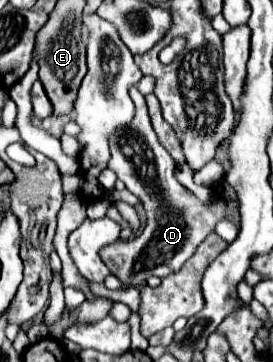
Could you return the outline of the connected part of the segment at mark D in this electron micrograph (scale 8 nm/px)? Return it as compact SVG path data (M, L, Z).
M134 87L130 89L132 101L136 103L136 117L128 127L122 127L110 139L110 163L108 167L118 175L126 189L142 199L148 215L148 225L140 237L110 243L100 251L106 267L114 277L120 279L122 289L140 287L150 275L168 277L178 273L182 265L194 255L198 245L214 231L214 225L226 215L224 199L218 199L212 207L206 207L196 199L186 187L182 187L174 177L174 161L168 151L158 143L156 133L150 125L148 107L144 95Z

